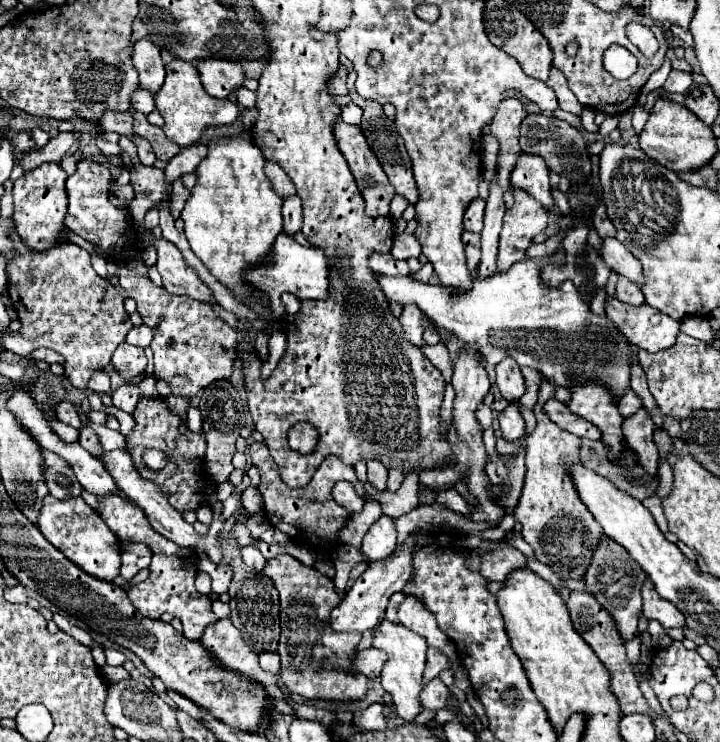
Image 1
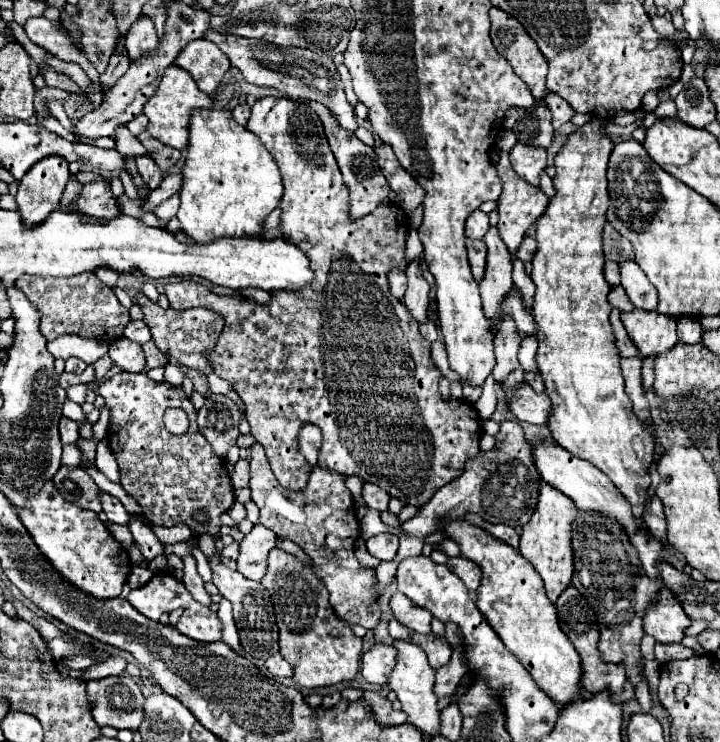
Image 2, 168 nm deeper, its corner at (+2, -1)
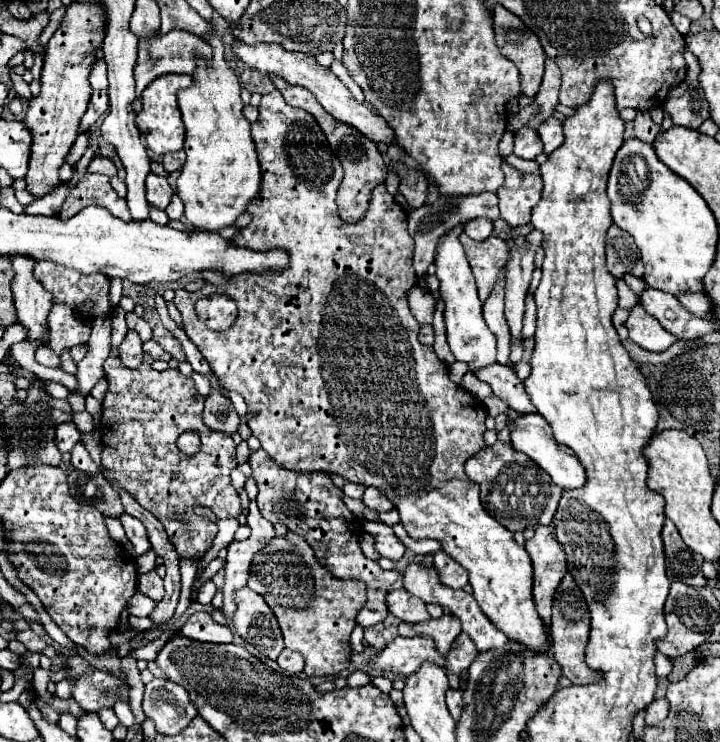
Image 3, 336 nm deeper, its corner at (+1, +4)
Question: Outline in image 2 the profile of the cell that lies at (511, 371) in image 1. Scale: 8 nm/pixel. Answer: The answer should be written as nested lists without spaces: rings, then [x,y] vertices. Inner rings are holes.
[[[504,319],[502,327],[498,327],[498,335],[494,337],[496,367],[492,375],[498,383],[502,383],[506,375],[520,365],[516,359],[518,349],[520,349],[520,335],[518,331],[514,331],[514,319]]]

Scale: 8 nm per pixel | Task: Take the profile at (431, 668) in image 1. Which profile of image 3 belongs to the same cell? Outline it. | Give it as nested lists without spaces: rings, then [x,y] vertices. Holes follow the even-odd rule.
[[[443,616],[439,620],[427,620],[427,622],[419,622],[415,626],[411,624],[401,624],[403,628],[403,636],[427,636],[435,642],[435,650],[445,656],[453,644],[453,640],[459,636],[461,632],[461,624],[455,616]]]

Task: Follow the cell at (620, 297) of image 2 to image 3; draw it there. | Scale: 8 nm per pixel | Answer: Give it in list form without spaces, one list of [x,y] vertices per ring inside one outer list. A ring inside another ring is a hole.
[[[617,280],[617,290],[619,290],[619,306],[631,310],[637,304],[637,294],[631,292],[631,288],[623,280]]]

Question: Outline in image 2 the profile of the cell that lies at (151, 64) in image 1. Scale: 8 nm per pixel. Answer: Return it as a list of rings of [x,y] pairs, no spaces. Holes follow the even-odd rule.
[[[140,15],[134,25],[130,27],[128,35],[126,35],[126,49],[128,49],[128,57],[132,61],[140,59],[148,49],[156,47],[160,43],[158,35],[156,35],[156,29],[154,29],[154,23],[150,17],[146,15]]]

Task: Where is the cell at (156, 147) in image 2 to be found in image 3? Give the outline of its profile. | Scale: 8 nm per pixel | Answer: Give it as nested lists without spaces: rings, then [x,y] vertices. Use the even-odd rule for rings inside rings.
[[[179,150],[179,152],[167,152],[167,154],[163,156],[163,168],[165,168],[167,172],[179,170],[179,168],[183,166],[183,162],[185,162],[185,152],[183,152],[183,150]]]

